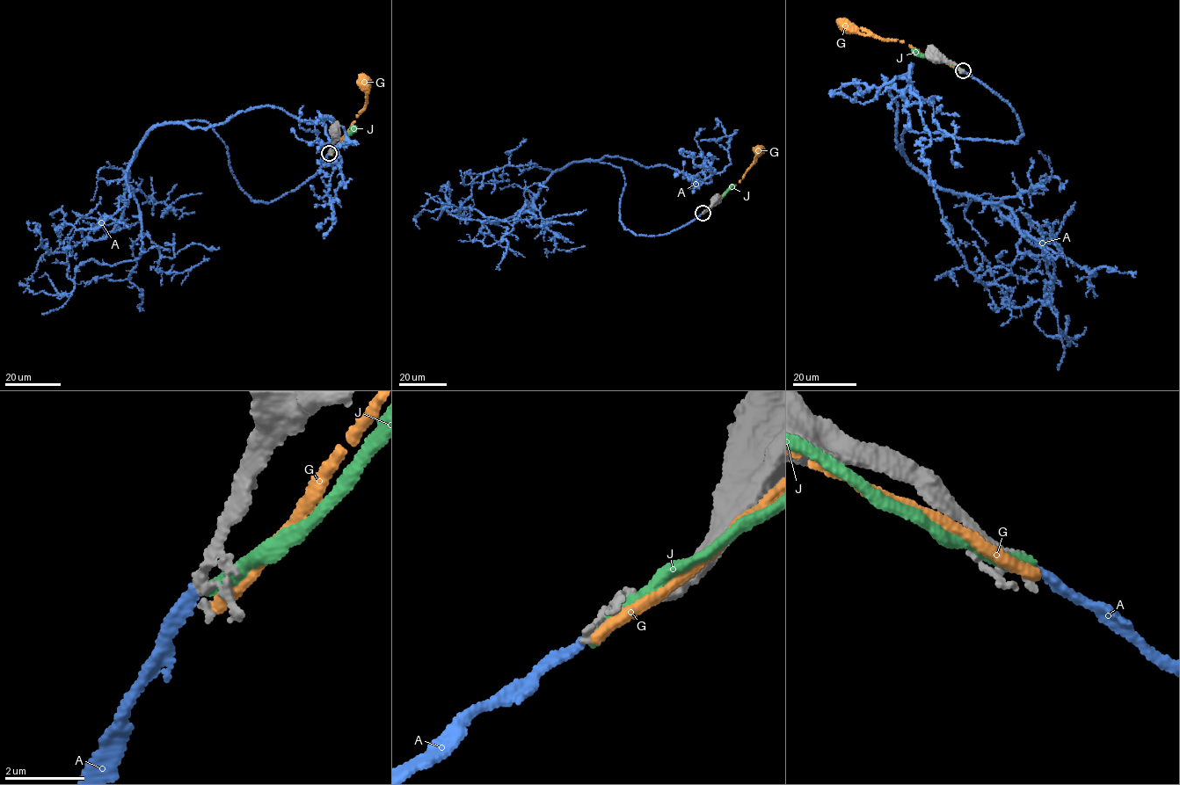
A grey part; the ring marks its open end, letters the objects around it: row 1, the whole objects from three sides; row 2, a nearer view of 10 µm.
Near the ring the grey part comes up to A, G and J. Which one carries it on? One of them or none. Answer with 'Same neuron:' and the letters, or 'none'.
Same neuron: A

